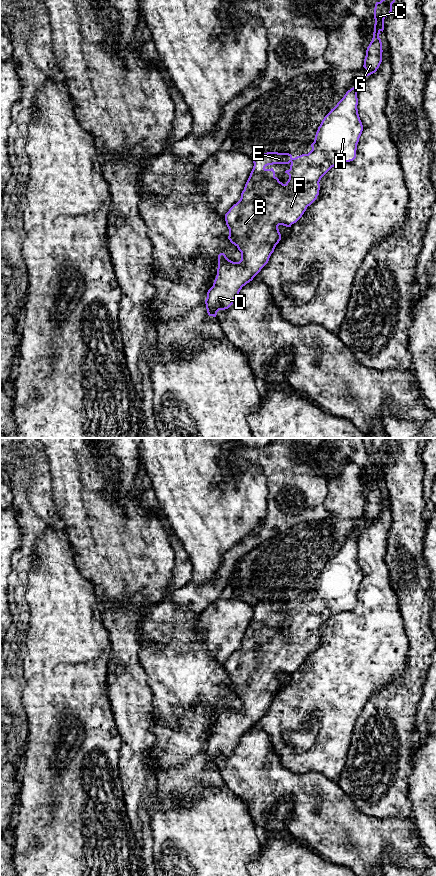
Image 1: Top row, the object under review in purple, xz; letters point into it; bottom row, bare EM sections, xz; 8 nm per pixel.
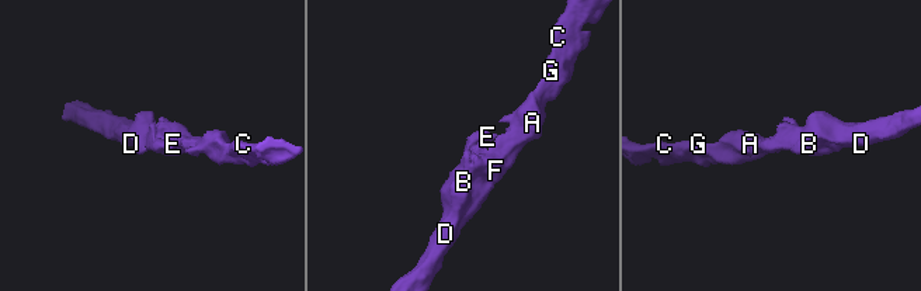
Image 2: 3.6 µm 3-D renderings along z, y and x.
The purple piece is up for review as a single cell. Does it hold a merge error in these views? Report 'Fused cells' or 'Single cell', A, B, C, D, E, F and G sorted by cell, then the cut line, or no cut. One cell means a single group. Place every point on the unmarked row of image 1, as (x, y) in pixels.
Single cell. Groups: A B C D E F G. No split

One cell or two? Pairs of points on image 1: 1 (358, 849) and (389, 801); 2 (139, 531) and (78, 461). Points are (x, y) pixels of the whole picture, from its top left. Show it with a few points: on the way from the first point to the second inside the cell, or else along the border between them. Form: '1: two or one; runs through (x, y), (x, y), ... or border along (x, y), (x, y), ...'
1: two; border along (357, 808), (364, 813), (378, 818), (402, 818)
2: one; runs through (120, 519), (81, 480)

